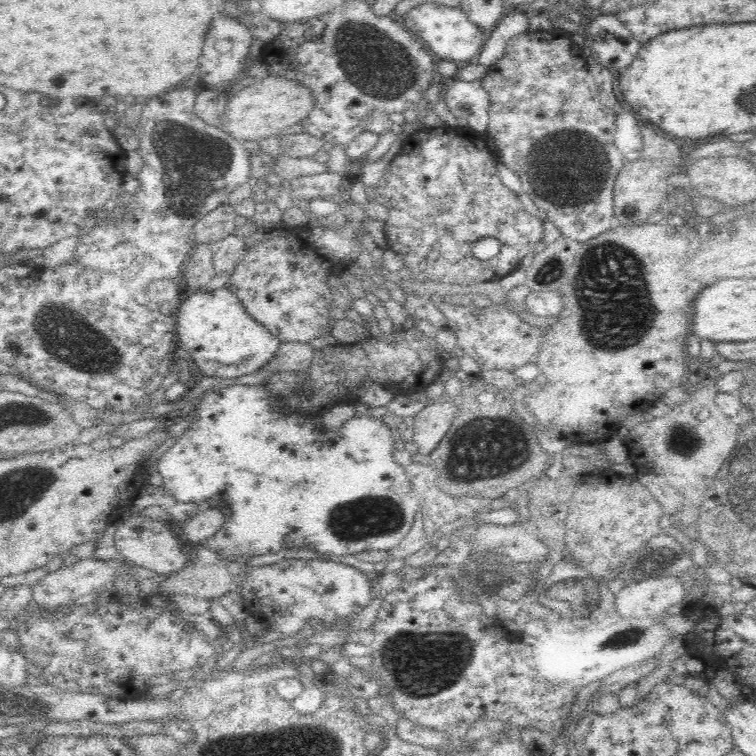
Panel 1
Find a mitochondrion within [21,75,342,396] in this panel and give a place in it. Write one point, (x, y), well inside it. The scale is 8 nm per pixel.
(191, 164)

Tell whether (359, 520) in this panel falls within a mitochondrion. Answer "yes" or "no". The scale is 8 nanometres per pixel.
yes

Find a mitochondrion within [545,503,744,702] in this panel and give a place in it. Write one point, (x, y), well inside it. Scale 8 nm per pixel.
(620, 639)

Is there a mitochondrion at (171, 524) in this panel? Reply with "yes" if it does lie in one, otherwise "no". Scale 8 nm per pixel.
no

